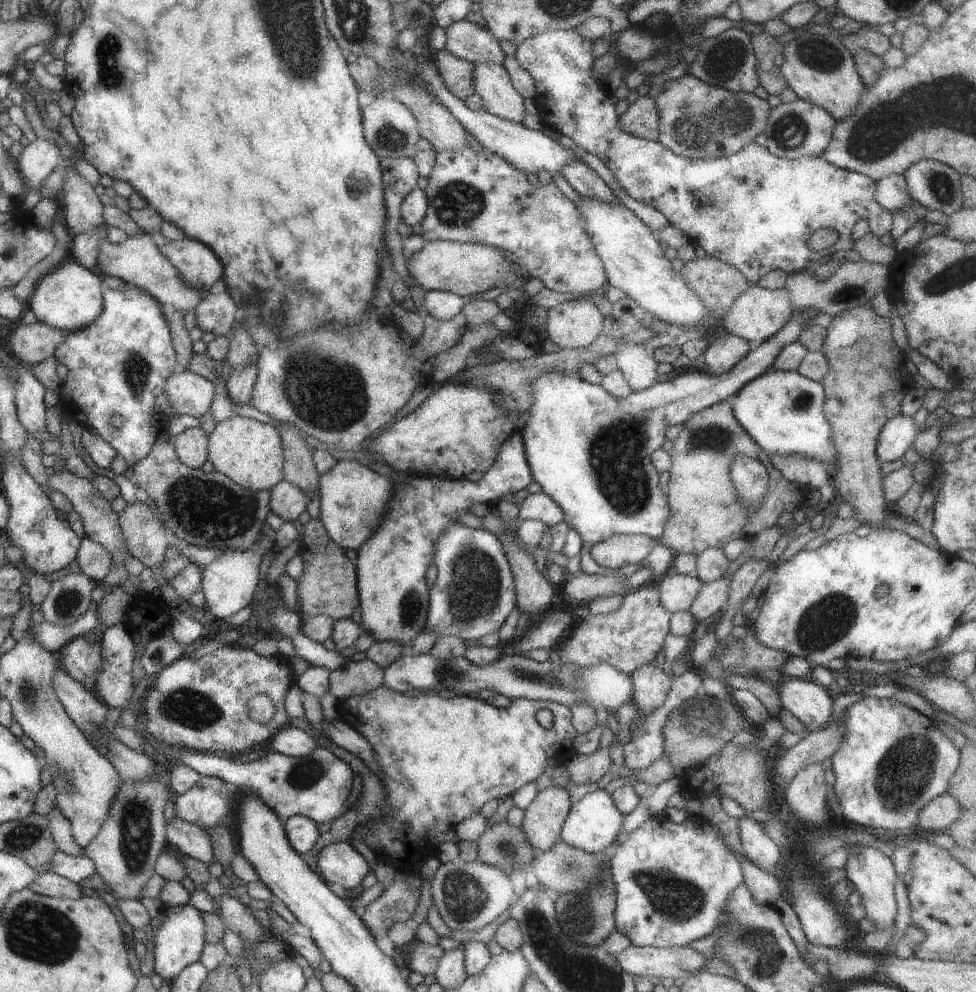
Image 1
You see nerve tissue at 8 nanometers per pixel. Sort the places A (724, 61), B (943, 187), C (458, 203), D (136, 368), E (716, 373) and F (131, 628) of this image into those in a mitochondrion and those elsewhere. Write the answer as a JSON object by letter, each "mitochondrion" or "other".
{"A":"mitochondrion","B":"mitochondrion","C":"mitochondrion","D":"mitochondrion","E":"other","F":"other"}

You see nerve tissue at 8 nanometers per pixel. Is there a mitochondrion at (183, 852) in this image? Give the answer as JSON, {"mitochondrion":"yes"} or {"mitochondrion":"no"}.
{"mitochondrion":"no"}

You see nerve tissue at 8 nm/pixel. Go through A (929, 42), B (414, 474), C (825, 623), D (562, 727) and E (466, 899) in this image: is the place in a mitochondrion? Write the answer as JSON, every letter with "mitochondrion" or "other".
{"A":"other","B":"other","C":"mitochondrion","D":"other","E":"mitochondrion"}

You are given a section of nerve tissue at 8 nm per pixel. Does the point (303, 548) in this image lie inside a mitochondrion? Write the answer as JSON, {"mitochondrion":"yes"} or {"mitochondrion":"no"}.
{"mitochondrion":"no"}

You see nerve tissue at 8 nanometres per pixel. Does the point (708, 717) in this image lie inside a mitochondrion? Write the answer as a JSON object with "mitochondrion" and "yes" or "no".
{"mitochondrion":"yes"}

